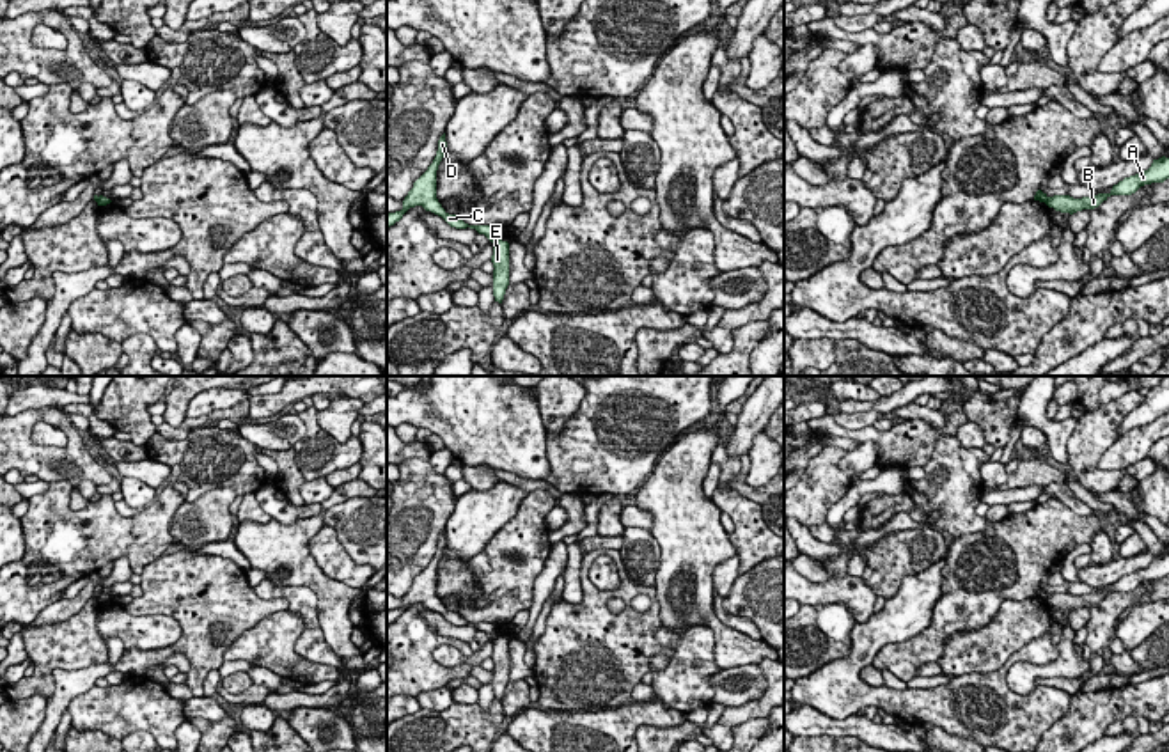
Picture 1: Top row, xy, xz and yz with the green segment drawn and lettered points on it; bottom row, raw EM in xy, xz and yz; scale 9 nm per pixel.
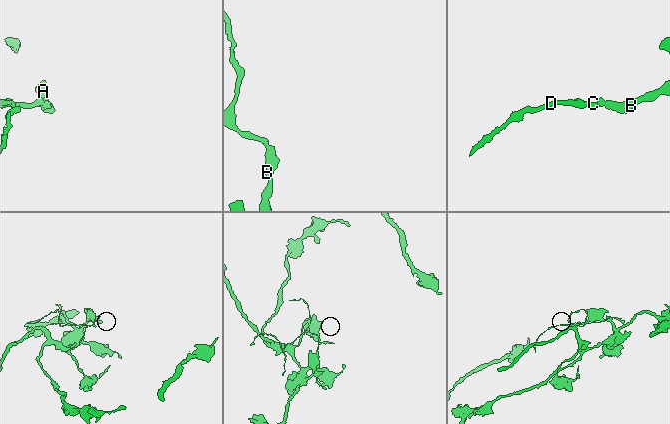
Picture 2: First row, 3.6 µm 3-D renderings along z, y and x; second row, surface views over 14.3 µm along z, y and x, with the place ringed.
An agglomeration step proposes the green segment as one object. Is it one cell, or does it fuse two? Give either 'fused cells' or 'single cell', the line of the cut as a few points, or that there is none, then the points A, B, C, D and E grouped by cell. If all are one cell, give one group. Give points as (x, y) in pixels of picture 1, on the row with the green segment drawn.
fused cells | xz (497, 238), (494, 243) | A B E / C D

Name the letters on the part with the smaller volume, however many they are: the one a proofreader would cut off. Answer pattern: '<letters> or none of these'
C, D

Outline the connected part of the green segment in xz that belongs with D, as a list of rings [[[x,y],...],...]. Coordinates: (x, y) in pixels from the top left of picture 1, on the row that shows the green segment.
[[[443,133],[438,140],[438,151],[436,151],[433,163],[413,183],[413,188],[408,192],[408,195],[403,200],[403,209],[387,215],[387,227],[399,222],[410,208],[422,206],[426,211],[431,211],[431,213],[442,216],[451,227],[475,229],[479,234],[484,234],[491,243],[495,243],[498,239],[495,227],[491,227],[491,225],[468,225],[458,215],[449,215],[442,208],[442,204],[438,202],[438,199],[436,199],[436,170],[438,170],[438,165],[443,158],[445,147],[447,147],[447,142],[445,142],[445,133]]]

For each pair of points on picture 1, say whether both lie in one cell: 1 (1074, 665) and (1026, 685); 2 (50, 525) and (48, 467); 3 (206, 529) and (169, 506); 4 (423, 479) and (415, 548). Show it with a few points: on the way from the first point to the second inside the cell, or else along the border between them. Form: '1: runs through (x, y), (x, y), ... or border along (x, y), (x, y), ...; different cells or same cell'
1: runs through (1061, 667), (1036, 673); same cell
2: border along (50, 481), (68, 481), (73, 486); different cells
3: border along (185, 499), (171, 522), (172, 547); different cells
4: runs through (421, 497), (415, 531); same cell

